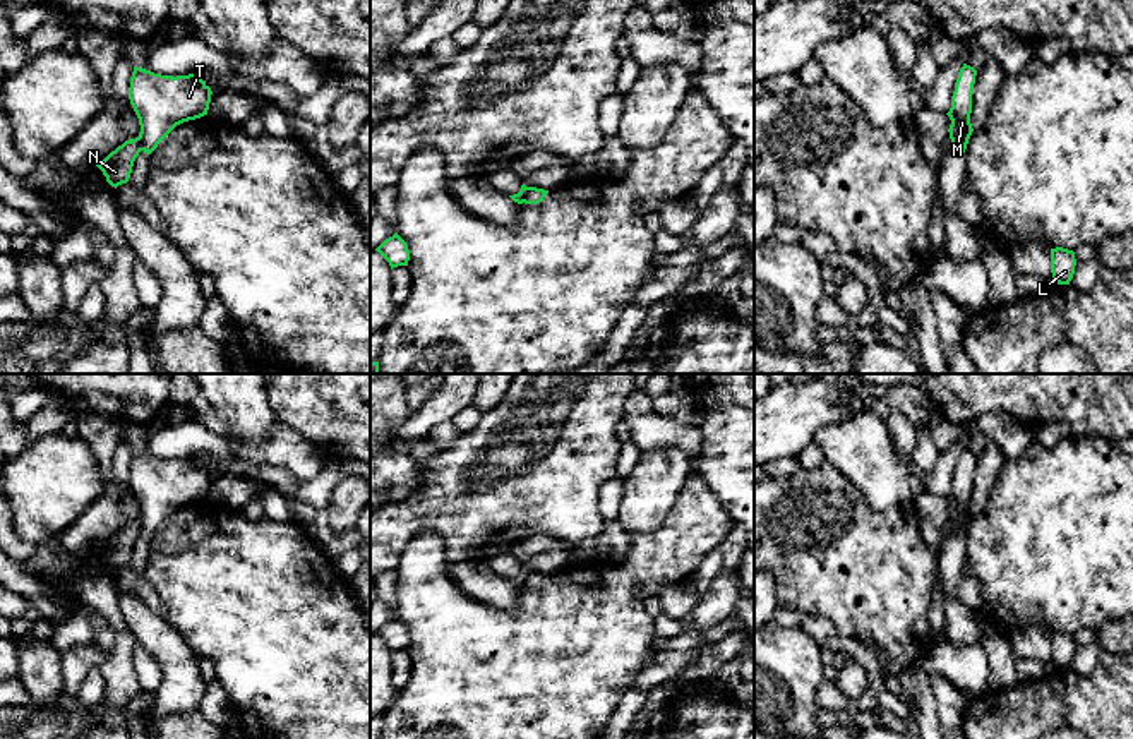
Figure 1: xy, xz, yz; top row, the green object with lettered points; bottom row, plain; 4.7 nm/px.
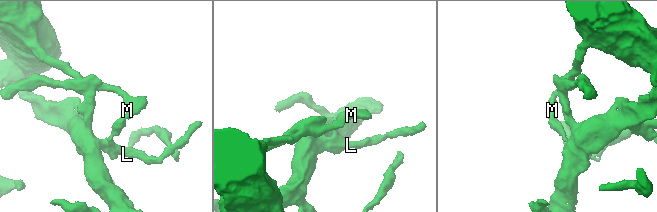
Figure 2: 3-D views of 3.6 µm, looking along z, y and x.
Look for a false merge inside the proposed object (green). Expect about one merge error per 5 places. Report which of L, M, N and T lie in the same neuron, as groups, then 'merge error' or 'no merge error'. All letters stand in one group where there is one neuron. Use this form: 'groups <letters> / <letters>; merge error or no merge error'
groups L N / M T; merge error

